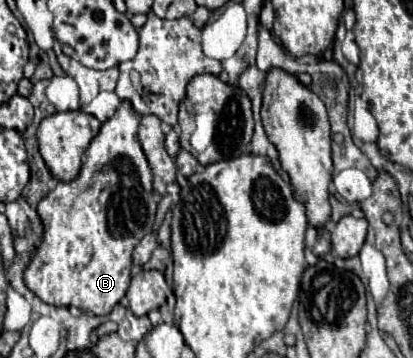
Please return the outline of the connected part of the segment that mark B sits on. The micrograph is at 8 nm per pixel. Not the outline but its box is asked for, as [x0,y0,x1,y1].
[24,101,156,315]

